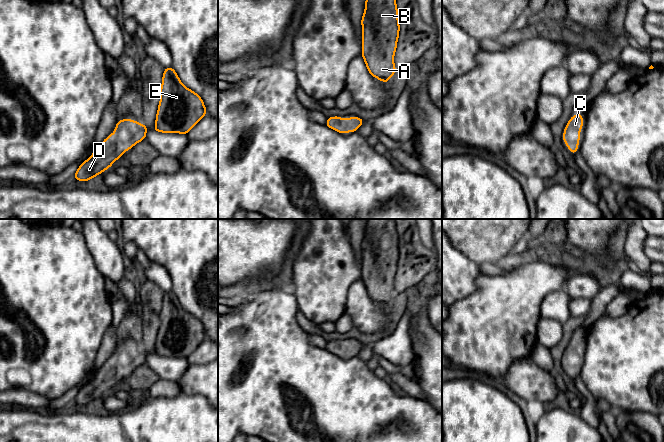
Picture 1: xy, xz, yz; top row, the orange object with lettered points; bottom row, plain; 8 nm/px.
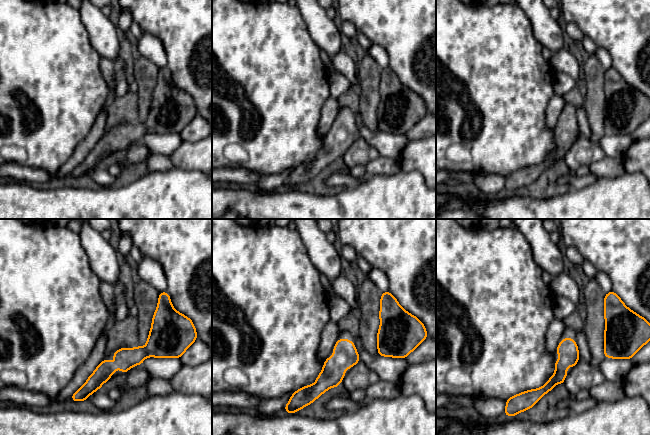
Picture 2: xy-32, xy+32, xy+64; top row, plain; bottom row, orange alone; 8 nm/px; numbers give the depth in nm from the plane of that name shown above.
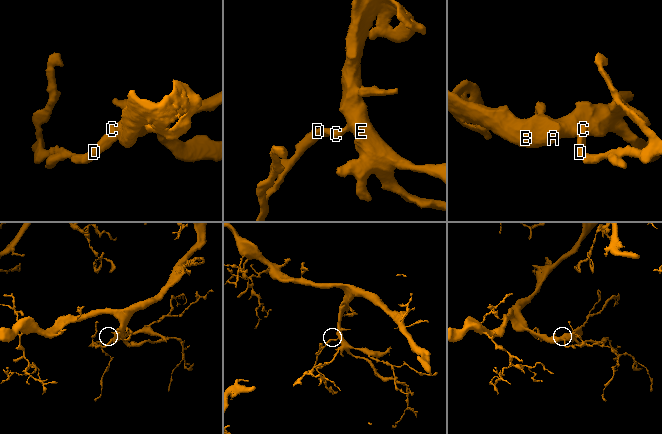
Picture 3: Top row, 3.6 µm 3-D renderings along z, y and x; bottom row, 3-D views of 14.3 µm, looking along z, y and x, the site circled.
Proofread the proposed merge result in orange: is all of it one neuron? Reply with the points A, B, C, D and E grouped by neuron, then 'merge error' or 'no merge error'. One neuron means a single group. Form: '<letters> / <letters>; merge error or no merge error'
A B C D E; no merge error

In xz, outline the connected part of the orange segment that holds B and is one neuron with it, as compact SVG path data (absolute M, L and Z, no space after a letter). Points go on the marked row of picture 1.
M366 0L362 24L362 57L369 73L387 84L397 71L394 54L399 38L396 0Z

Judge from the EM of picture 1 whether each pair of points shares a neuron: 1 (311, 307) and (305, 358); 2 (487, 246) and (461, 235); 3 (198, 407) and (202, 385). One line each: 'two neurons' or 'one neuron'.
1: two neurons
2: one neuron
3: two neurons

